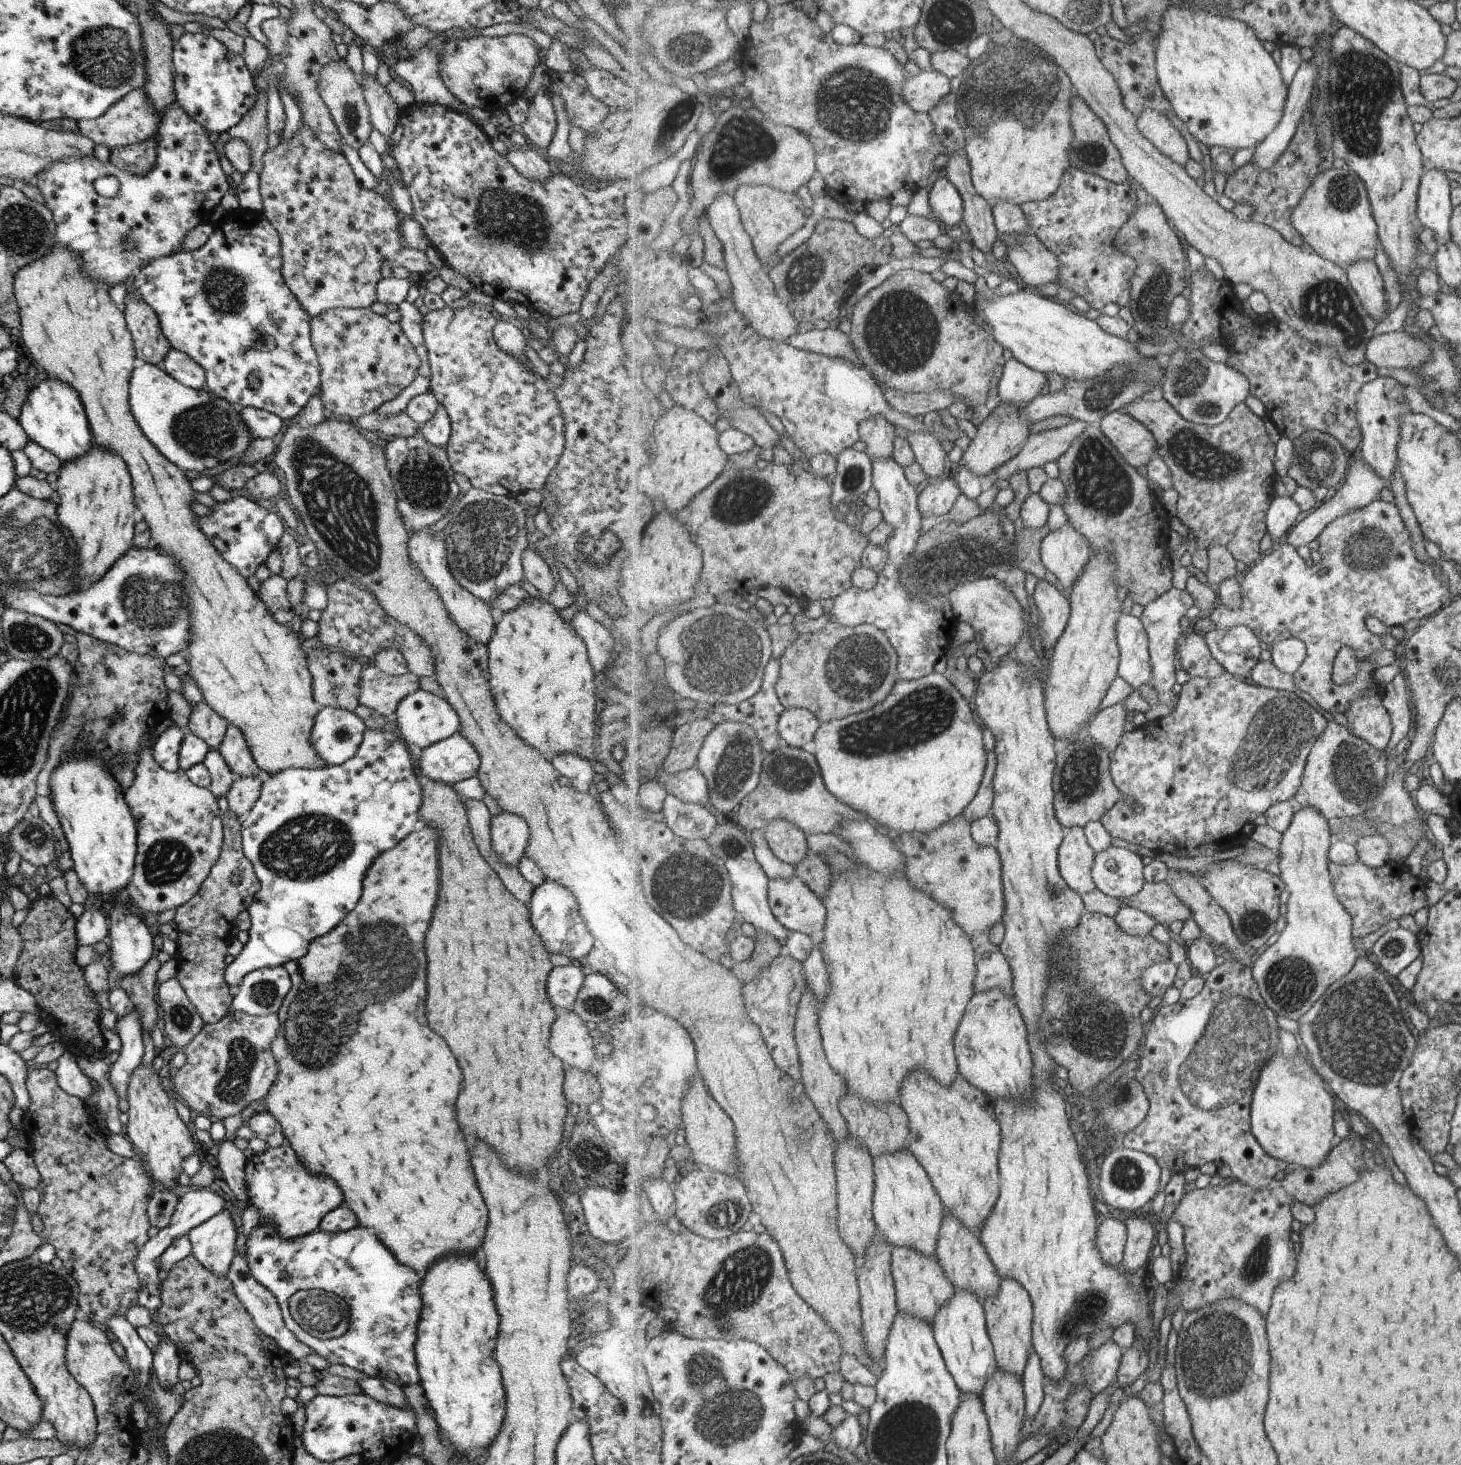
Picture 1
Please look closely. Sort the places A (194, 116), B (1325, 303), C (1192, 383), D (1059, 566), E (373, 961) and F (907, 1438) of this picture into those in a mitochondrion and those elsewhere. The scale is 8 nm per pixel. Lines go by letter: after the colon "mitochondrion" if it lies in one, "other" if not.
A: other
B: mitochondrion
C: mitochondrion
D: other
E: mitochondrion
F: mitochondrion

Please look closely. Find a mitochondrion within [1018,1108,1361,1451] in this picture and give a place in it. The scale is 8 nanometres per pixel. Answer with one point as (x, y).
(1212, 1365)

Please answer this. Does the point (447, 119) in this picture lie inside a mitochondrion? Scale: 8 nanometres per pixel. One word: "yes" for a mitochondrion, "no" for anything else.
no

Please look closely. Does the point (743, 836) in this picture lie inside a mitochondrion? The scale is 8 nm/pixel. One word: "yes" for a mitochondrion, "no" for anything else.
no

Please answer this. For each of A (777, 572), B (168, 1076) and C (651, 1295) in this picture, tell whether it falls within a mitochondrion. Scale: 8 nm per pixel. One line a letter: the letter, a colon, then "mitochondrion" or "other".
A: other
B: other
C: other

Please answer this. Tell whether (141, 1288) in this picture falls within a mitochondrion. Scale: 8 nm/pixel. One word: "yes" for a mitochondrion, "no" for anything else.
no

